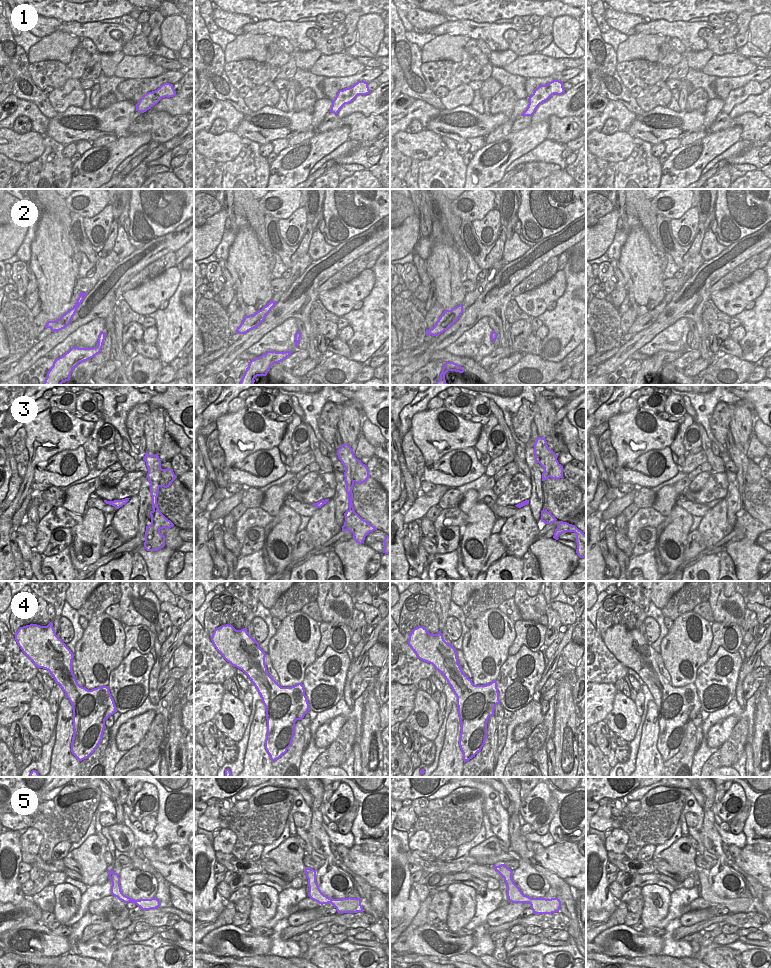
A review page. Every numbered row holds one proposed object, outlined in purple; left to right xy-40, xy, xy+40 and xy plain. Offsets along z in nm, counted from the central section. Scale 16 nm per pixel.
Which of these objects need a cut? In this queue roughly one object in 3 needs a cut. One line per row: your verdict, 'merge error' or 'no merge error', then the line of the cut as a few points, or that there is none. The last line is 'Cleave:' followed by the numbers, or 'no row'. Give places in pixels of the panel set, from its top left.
1: no merge error | no cut
2: no merge error | no cut
3: merge error | xy+40 (545, 441), (546, 455), (549, 458), (550, 464), (550, 476)
4: no merge error | no cut
5: merge error | xy-40 (118, 876), (114, 876), (111, 880)
Cleave: 3, 5

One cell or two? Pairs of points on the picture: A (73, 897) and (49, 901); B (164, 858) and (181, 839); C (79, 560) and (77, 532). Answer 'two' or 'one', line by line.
A: two
B: two
C: one

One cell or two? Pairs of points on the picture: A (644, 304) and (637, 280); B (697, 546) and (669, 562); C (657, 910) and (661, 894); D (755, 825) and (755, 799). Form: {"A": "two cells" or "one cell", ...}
{"A": "one cell", "B": "two cells", "C": "one cell", "D": "one cell"}

